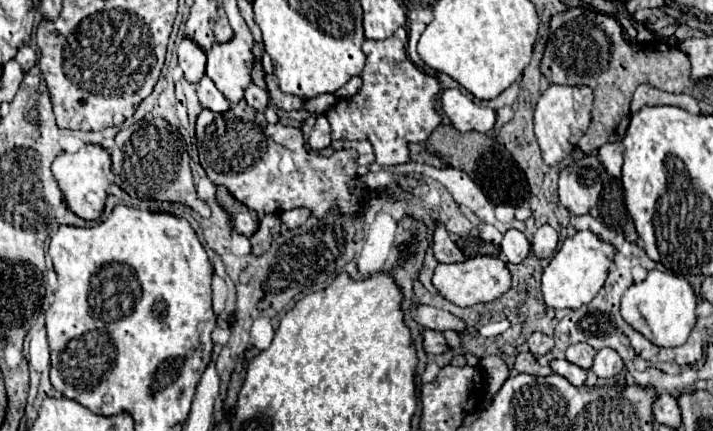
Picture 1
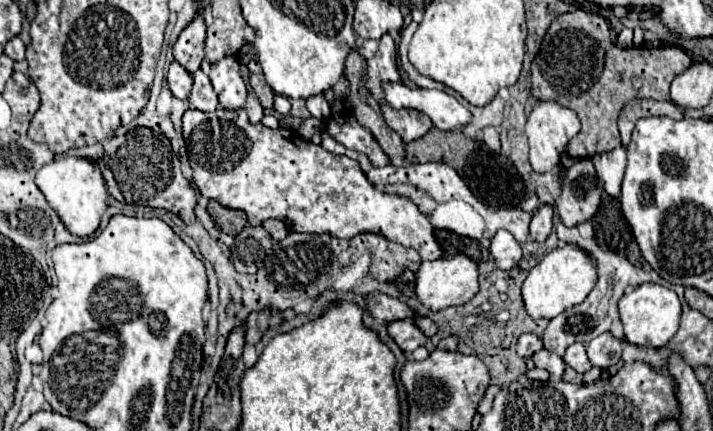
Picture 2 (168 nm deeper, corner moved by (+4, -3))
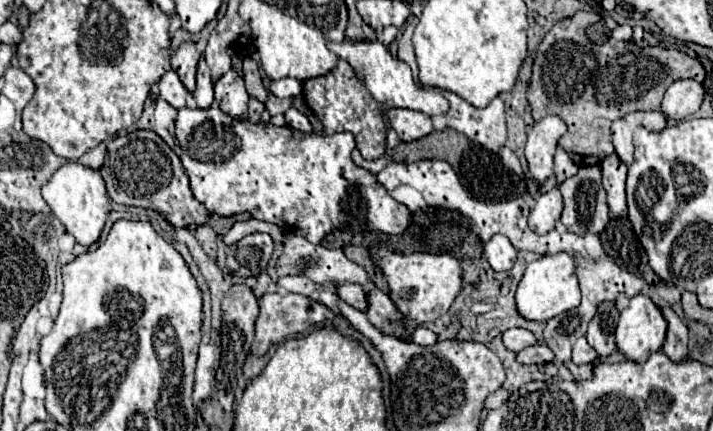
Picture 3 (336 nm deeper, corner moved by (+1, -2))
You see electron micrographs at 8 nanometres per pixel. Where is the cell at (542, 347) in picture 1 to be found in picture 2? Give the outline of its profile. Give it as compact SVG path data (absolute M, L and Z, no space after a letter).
M522 334L518 338L518 344L516 344L518 356L522 356L522 358L532 358L532 354L542 350L542 348L544 348L544 344L536 334Z

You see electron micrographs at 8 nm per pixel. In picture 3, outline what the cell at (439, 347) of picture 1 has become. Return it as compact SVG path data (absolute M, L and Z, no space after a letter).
M367 285L365 295L367 295L367 319L379 331L401 339L411 339L405 333L405 327L401 325L401 315L397 313L397 309L393 309L393 301L389 301L389 297L381 289Z

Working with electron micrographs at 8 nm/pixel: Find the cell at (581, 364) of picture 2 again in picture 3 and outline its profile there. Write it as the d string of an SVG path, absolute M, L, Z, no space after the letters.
M579 337L573 345L573 363L583 365L583 363L593 363L597 359L597 351L587 343L585 337Z

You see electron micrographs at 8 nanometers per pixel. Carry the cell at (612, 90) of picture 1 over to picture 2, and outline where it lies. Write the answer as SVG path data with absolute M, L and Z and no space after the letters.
M574 10L560 14L548 28L540 52L532 62L532 94L538 100L554 100L578 112L582 130L568 142L572 158L592 158L598 152L618 148L618 114L632 98L668 100L672 80L690 68L692 58L676 46L618 48L612 44L610 24L592 12Z

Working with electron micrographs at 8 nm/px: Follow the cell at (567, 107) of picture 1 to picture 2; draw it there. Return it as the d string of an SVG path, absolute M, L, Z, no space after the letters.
M538 102L528 116L526 136L530 144L530 164L536 172L550 172L560 164L560 156L566 150L568 142L580 132L580 118L574 110L564 108L556 102Z

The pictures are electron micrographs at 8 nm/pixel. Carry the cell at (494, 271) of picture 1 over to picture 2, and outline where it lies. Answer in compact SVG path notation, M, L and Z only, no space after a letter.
M464 254L450 256L450 258L438 258L438 260L432 260L432 262L428 260L428 262L422 262L420 268L418 268L416 296L432 312L442 310L442 308L450 308L450 306L460 306L460 304L470 302L478 294L478 290L480 290L478 276L480 276L478 264Z

